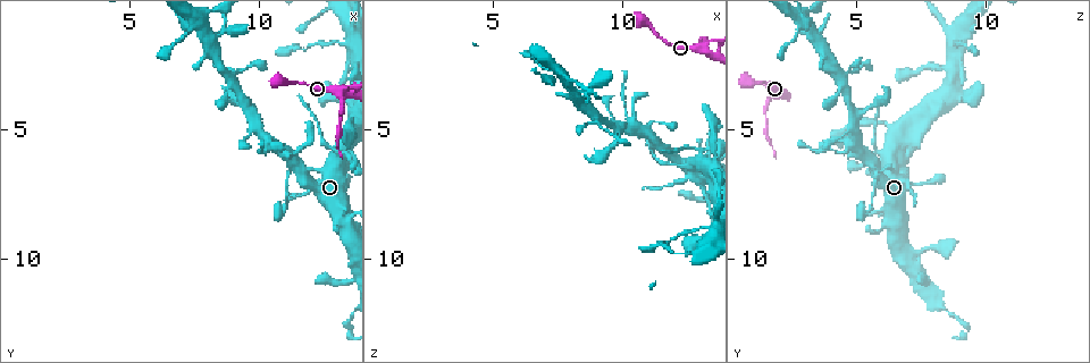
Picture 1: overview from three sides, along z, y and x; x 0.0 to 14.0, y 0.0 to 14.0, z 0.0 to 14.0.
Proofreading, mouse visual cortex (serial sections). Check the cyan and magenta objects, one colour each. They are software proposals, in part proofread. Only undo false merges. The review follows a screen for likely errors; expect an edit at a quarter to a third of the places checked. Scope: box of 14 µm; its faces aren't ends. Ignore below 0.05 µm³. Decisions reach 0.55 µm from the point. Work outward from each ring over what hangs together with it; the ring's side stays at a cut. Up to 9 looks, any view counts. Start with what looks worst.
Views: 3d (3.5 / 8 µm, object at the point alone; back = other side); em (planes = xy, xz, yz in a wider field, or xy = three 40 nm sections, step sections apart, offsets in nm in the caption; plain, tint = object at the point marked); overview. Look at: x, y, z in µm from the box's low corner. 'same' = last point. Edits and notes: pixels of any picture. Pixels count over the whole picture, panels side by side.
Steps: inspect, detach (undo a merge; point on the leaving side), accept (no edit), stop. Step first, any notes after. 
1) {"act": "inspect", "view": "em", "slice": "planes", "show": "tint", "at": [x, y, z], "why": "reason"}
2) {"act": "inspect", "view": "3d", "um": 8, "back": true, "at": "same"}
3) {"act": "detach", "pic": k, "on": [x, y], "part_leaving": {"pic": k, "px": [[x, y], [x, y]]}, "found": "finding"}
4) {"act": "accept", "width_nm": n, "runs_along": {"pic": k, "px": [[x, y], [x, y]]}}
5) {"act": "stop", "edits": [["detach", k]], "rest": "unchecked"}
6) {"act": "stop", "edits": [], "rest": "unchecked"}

{"act": "inspect", "view": "3d", "um": 3.5, "at": [13.1, 3.8, 1.8], "why": "sharp bend"}

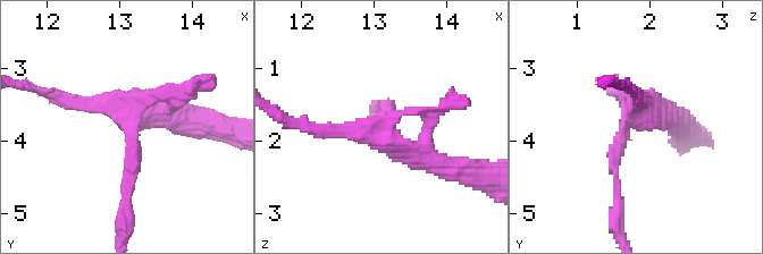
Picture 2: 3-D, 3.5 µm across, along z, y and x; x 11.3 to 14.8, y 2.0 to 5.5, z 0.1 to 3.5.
{"act": "inspect", "view": "em", "slice": "xy", "step": 1, "show": "tint", "at": [13.20, 3.70, 1.70], "why": "need the tissue"}

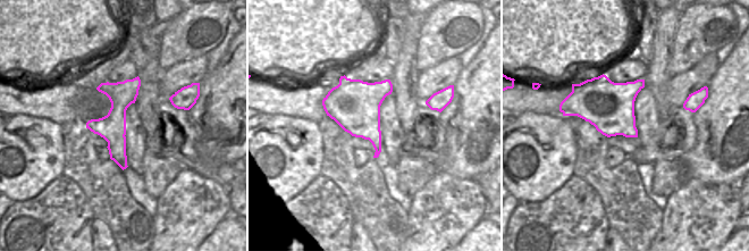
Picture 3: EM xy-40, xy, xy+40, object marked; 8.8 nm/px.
{"act": "detach", "pic": 2, "on": [130, 162], "found": "two cells meet here"}

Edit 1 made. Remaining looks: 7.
{"act": "inspect", "view": "overview"}

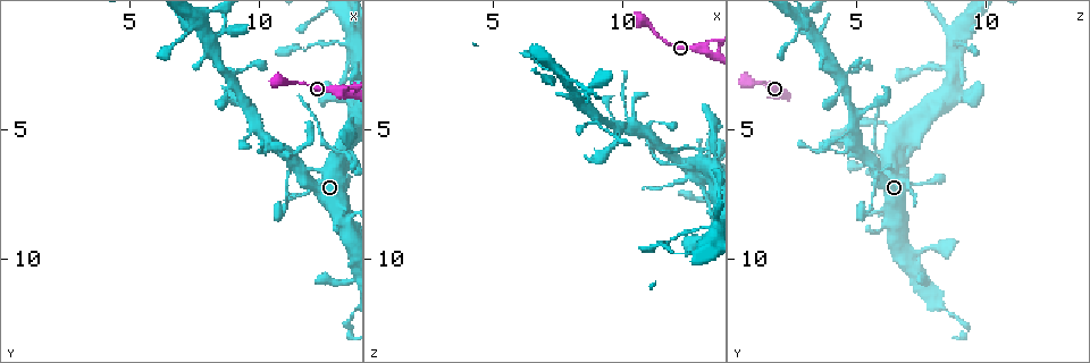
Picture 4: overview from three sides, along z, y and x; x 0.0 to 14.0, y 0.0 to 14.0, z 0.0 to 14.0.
{"act": "inspect", "view": "3d", "um": 3.5, "at": [11.3, 6.4, 5.7], "why": "two arms in line, one across"}

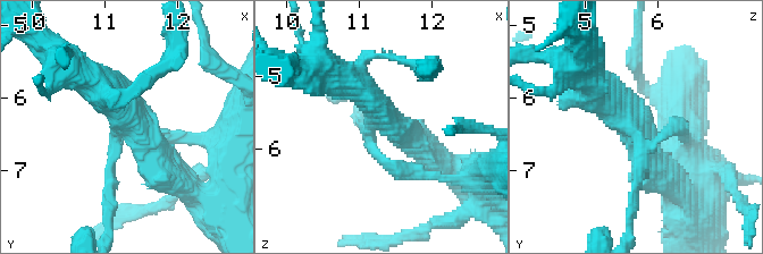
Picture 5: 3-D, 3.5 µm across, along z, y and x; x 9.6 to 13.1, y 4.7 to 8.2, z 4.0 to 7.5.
{"act": "inspect", "view": "em", "slice": "xy", "step": 3, "show": "tint", "at": [11.40, 6.40, 5.65]}

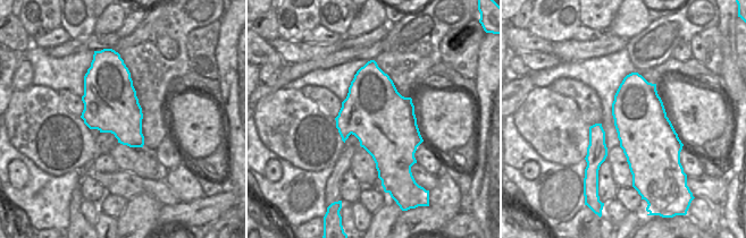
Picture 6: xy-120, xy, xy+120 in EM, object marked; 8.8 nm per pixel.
{"act": "accept", "runs_along": {"pic": 5, "px": [[176, 179], [127, 110], [89, 78]]}, "found": "all the same cell"}

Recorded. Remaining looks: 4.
{"act": "inspect", "view": "3d", "um": 3.5, "at": [8.9, 3.2, 4.4], "why": "looks like a crossing"}

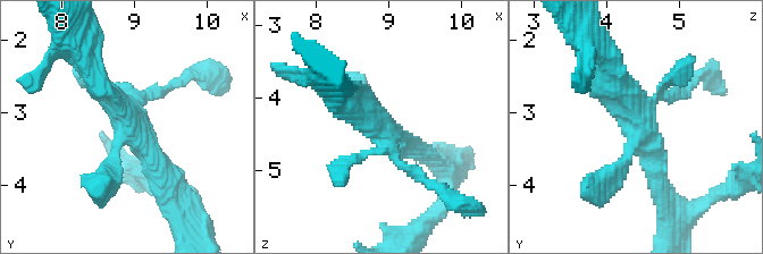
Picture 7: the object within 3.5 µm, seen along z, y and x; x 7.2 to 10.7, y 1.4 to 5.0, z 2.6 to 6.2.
{"act": "inspect", "view": "em", "slice": "xy", "step": 1, "show": "tint", "at": [8.95, 3.20, 4.45], "why": "shape alone is not enough"}

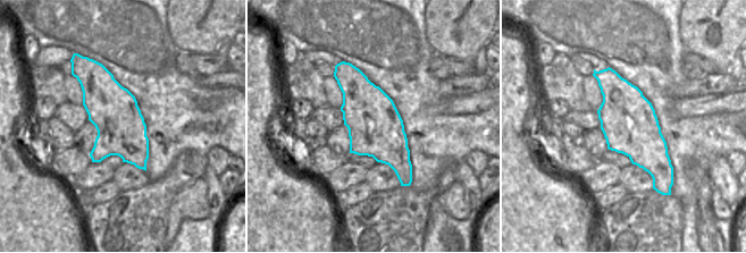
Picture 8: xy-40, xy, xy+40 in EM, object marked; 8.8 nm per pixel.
{"act": "accept", "runs_along": {"pic": 7, "px": [[169, 188], [127, 116], [92, 74]]}, "found": "all the same cell"}

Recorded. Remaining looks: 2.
{"act": "inspect", "view": "3d", "um": 8, "at": [8.1, 1.6, 3.4], "why": "thin neck"}

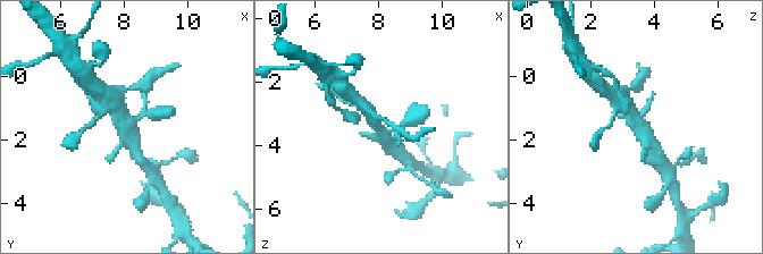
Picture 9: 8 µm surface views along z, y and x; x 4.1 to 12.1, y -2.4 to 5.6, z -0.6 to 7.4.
{"act": "inspect", "view": "em", "slice": "xy", "step": 3, "show": "tint", "at": [8.1, 1.5, 3.6], "arms": 4, "arm_widths_nm": [200, 300, 300, 350]}

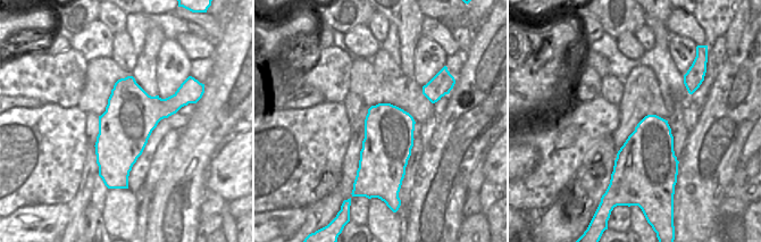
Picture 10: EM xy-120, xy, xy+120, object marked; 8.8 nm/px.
{"act": "accept", "width_nm": 440, "runs_along": {"pic": 9, "px": [[653, 153], [646, 134], [620, 101]]}, "found": "continuous, no second cell"}

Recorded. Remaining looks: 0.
{"act": "stop", "edits": [["detach", 2]], "rest": "unchecked"}

